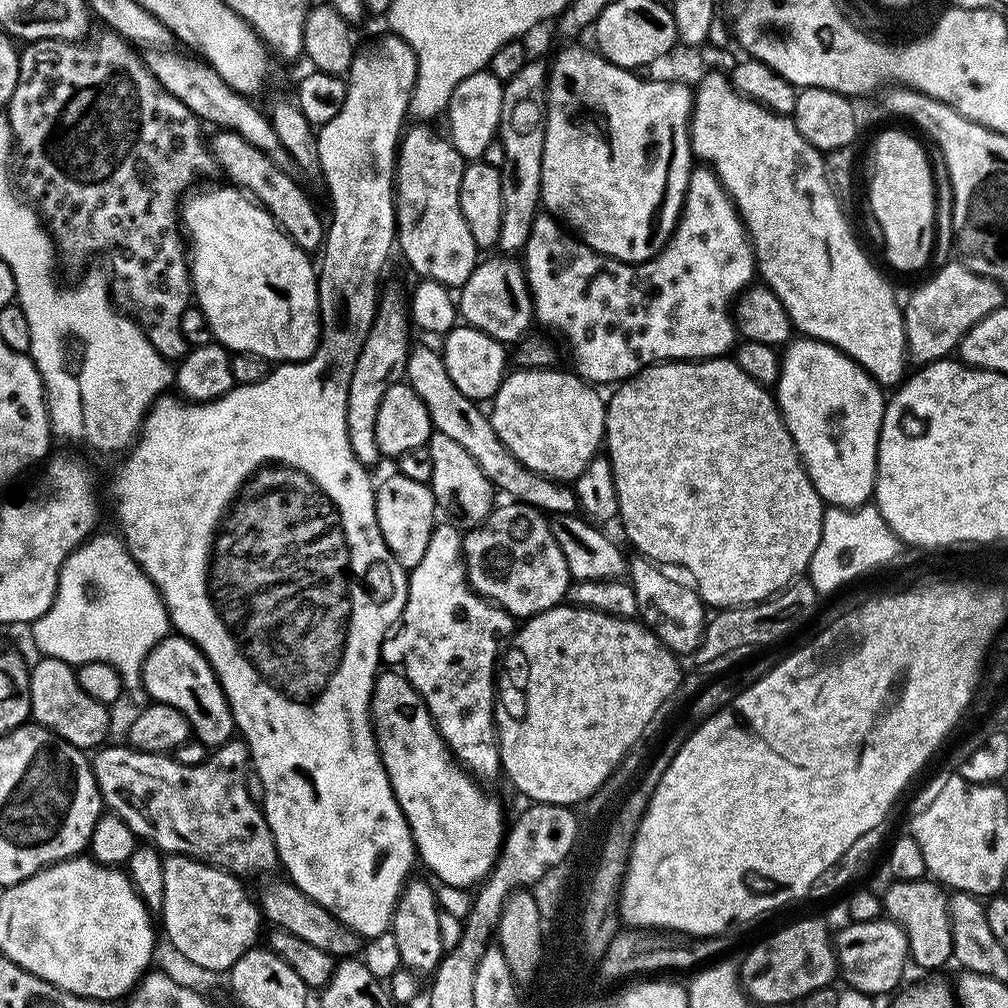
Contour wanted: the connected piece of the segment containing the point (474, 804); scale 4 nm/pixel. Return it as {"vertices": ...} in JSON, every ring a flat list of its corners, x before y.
{"vertices":[[381,671,372,688,372,730,376,733,376,750,390,778,402,814,408,819,412,842,416,846,419,863,425,864,438,879,452,888,479,885,494,868,501,845,505,840,506,822,500,804,487,796,481,785,462,767,452,751,445,746,439,730,432,720,424,699,412,689,407,676,396,672]]}

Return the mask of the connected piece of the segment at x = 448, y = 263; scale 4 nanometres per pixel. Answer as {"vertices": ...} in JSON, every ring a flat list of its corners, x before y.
{"vertices":[[412,126,400,137,396,153,396,239,398,252,408,259,417,277,443,284,449,290,459,289,470,278,478,263,478,249,466,218,462,218,462,206,458,190,462,186,462,174,466,159,458,152,451,140,443,135,435,136,428,126]]}

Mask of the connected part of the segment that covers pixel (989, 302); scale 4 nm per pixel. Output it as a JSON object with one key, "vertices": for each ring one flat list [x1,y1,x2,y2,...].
{"vertices":[[959,262,948,264,940,268,921,288,916,288,909,298,908,304,903,305,904,313,904,343,909,357,917,361,917,365,931,364,934,360,943,360,951,357,960,347,960,340,982,318,986,318,995,308,1005,307,1005,289,1001,288,994,280,987,280,984,276,974,274,966,265]]}

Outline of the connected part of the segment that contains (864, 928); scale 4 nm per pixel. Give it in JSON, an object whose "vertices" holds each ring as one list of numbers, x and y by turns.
{"vertices":[[887,918,870,922,853,920,845,925,845,928,840,933,837,931,834,936,836,962,842,980,844,976,843,983,873,998,880,998,883,992,895,993,901,987,900,979,904,976,904,967,909,967,910,964,904,931]]}

